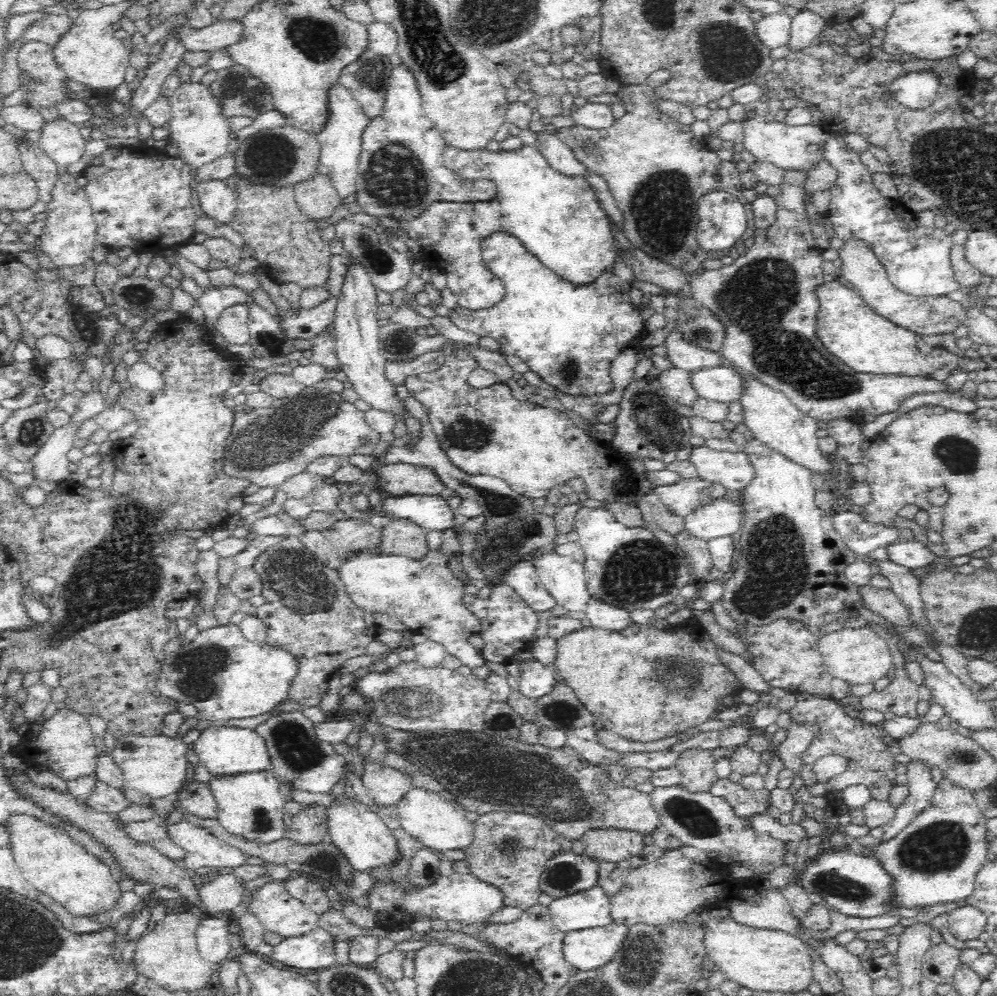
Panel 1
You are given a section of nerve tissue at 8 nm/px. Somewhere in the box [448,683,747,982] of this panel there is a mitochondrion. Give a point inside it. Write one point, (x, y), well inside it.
(699, 821)

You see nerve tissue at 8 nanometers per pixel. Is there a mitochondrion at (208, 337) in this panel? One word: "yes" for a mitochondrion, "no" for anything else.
no

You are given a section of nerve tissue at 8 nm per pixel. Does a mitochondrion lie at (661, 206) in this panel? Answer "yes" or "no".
yes

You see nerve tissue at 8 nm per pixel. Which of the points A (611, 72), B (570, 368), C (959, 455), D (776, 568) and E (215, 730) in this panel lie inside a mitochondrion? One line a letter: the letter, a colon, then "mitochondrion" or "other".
A: other
B: mitochondrion
C: mitochondrion
D: mitochondrion
E: other

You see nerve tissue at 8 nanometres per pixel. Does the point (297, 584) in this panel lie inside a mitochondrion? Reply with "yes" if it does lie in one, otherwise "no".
yes

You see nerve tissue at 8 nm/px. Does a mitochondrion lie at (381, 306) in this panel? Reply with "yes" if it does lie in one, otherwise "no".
no

